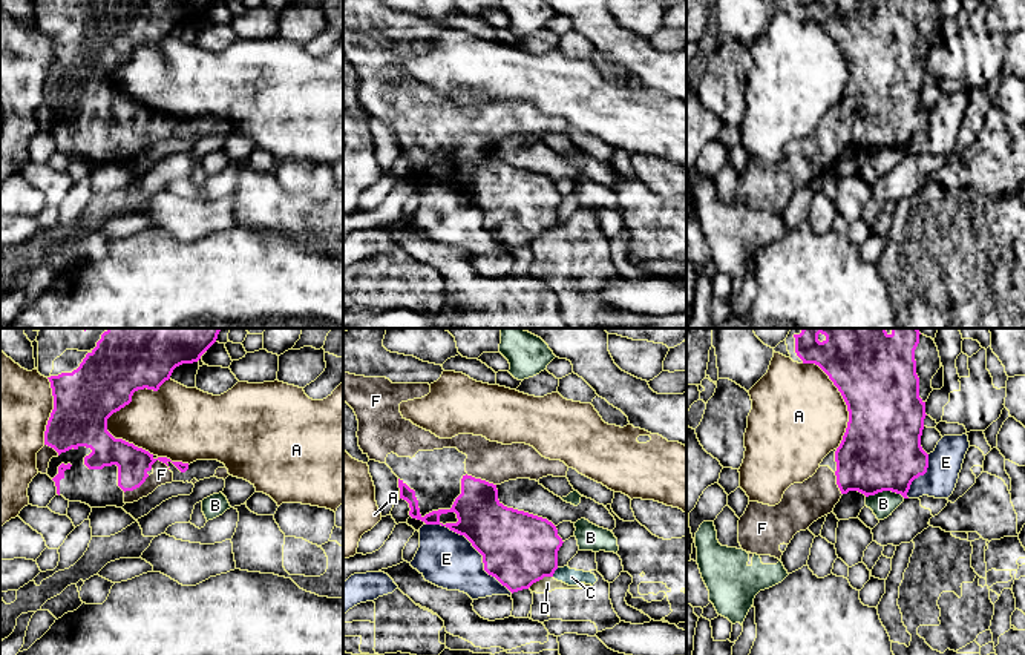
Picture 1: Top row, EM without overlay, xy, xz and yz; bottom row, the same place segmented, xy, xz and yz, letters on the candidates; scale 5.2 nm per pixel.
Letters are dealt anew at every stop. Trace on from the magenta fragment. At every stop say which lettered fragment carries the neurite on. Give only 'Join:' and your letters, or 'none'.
Join: F

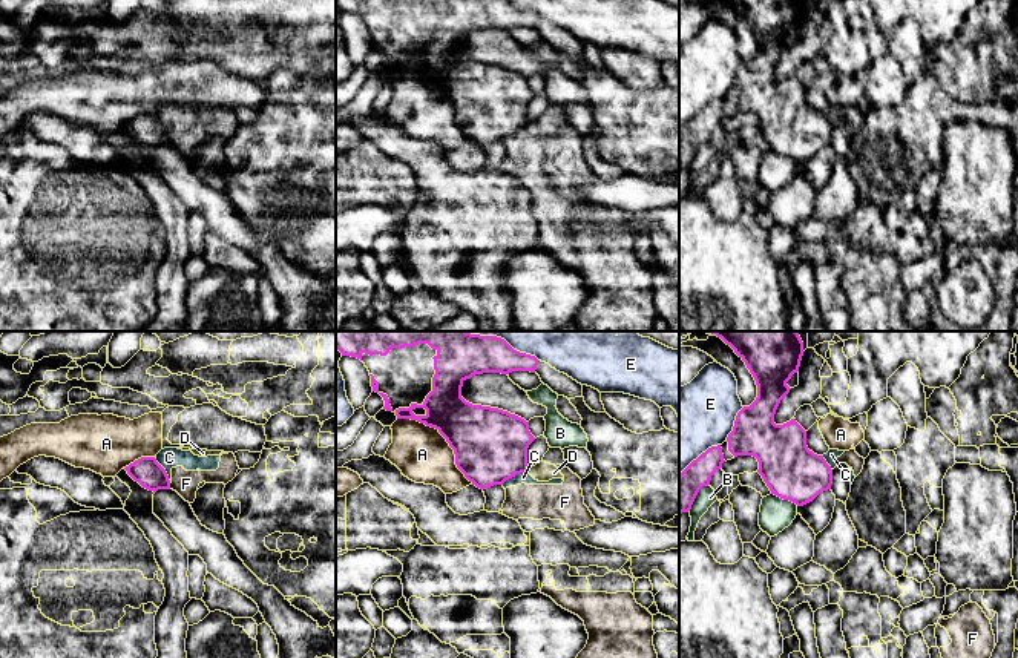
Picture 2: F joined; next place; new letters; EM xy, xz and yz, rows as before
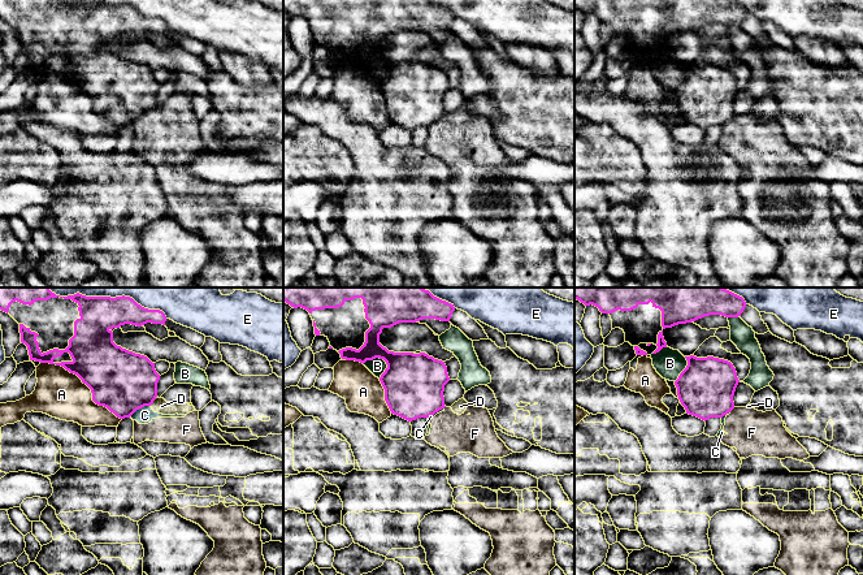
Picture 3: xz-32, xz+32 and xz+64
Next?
Join: none

